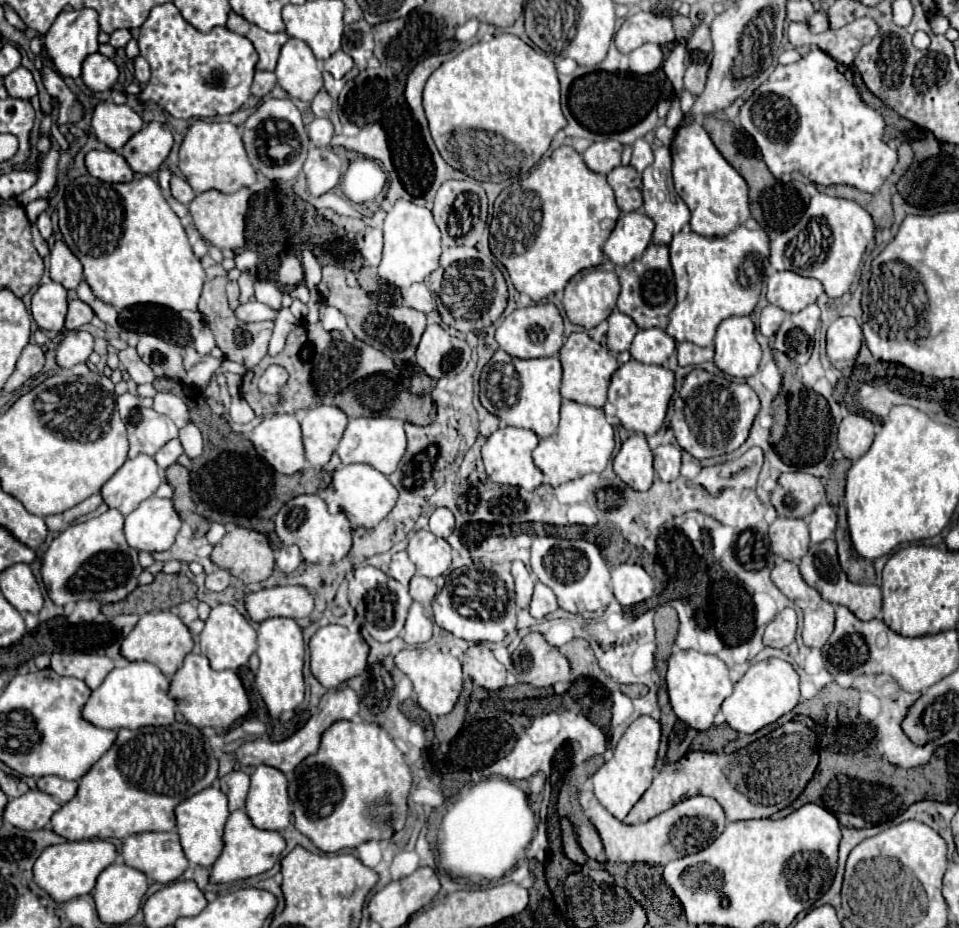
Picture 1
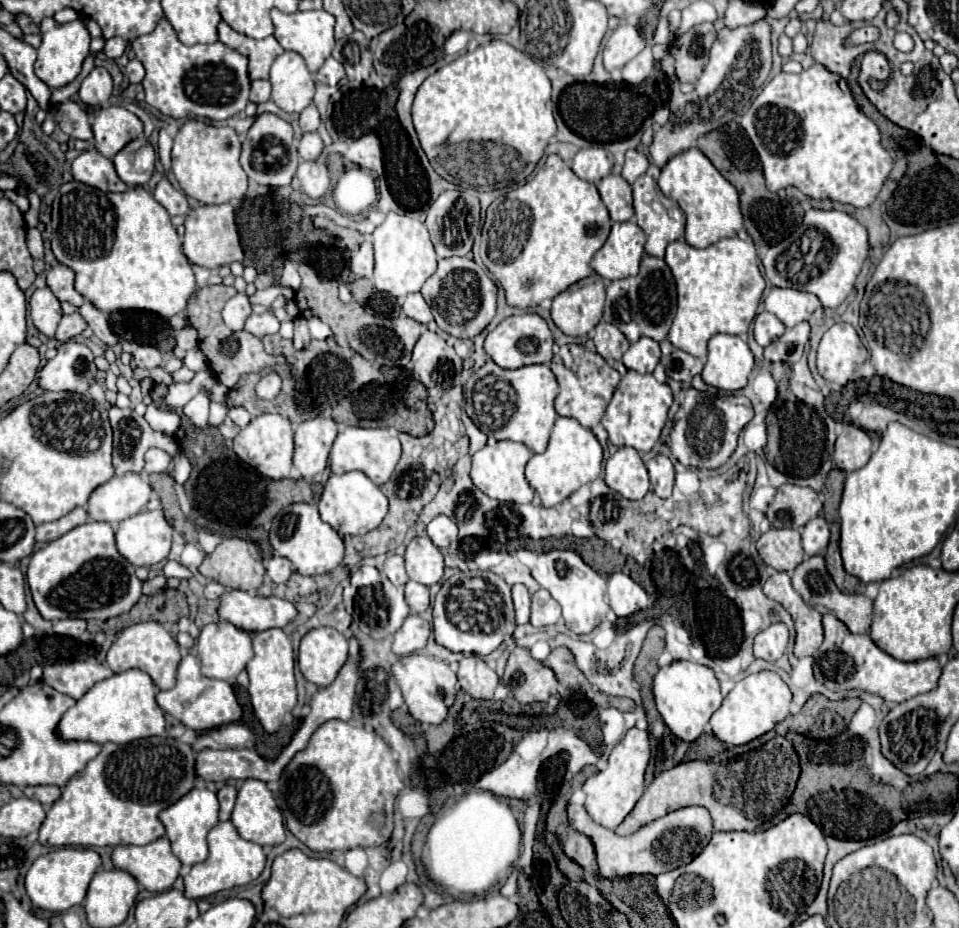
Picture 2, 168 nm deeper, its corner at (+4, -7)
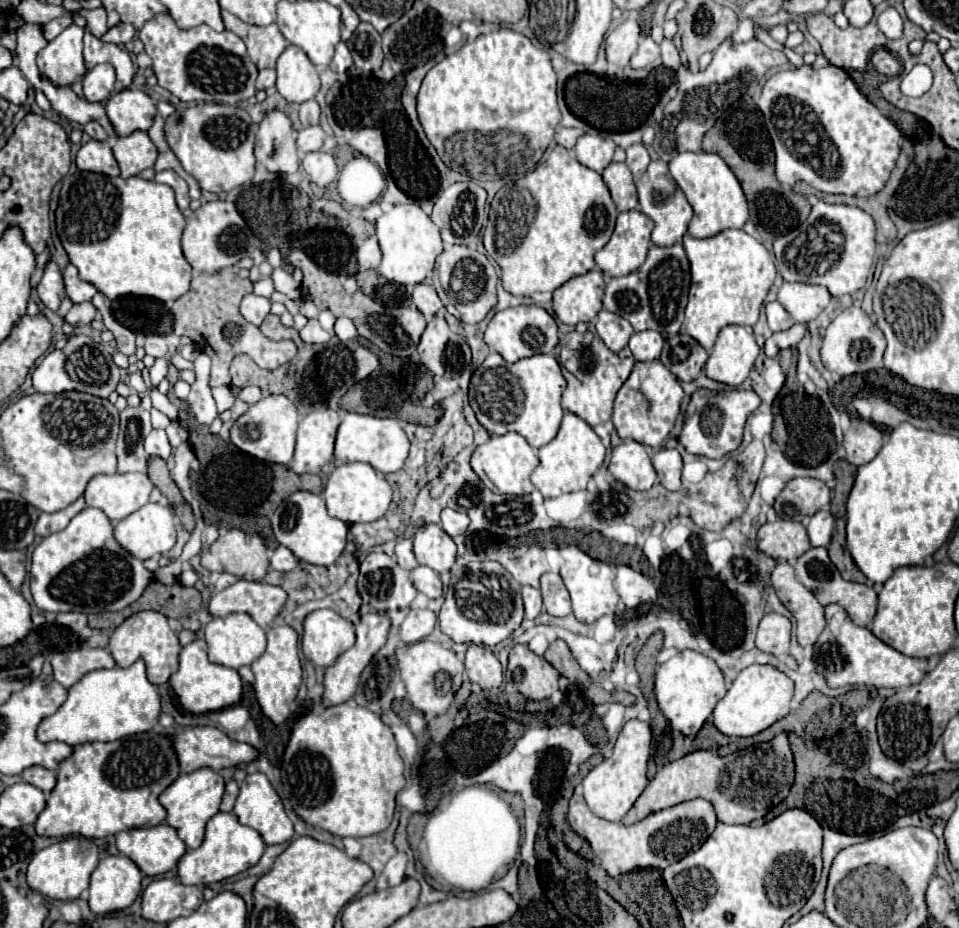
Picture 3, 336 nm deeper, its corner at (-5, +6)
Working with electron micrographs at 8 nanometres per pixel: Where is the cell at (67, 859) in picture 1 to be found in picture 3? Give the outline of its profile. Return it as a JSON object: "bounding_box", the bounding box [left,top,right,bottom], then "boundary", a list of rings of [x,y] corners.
{"bounding_box":[27,837,99,901],"boundary":[[[67,837],[61,843],[45,847],[31,859],[27,867],[27,885],[49,899],[73,901],[89,887],[89,875],[91,871],[95,871],[97,863],[99,863],[99,851],[91,839]]]}

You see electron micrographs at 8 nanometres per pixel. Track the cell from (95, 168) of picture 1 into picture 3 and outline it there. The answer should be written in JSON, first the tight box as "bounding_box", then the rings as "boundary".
{"bounding_box":[75,141,119,175],"boundary":[[[87,141],[85,145],[81,145],[81,149],[77,151],[75,163],[81,171],[119,175],[119,165],[107,141]]]}

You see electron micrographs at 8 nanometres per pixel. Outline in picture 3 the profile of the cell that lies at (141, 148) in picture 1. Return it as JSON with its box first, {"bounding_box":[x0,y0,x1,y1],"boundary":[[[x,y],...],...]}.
{"bounding_box":[111,131,157,179],"boundary":[[[135,131],[135,135],[127,137],[117,137],[111,149],[119,163],[123,179],[139,175],[143,169],[153,167],[157,161],[157,147],[149,139],[149,135],[143,135],[143,131]]]}

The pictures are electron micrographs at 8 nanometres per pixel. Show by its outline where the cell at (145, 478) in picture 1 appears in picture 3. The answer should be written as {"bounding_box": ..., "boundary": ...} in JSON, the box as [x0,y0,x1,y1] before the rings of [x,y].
{"bounding_box":[83,473,153,523],"boundary":[[[145,473],[97,475],[89,481],[83,497],[87,507],[101,509],[113,523],[149,503],[153,483]]]}

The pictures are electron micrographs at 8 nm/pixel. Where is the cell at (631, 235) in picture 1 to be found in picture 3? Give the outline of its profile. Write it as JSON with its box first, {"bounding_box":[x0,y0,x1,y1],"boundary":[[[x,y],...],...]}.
{"bounding_box":[595,209,653,277],"boundary":[[[637,209],[623,211],[617,217],[609,243],[595,253],[595,263],[607,277],[621,277],[637,271],[651,245],[653,223]]]}

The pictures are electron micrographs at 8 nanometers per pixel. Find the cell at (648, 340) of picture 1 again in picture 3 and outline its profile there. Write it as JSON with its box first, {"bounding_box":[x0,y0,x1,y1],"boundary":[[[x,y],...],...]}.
{"bounding_box":[629,331,663,361],"boundary":[[[641,331],[633,333],[629,339],[629,349],[635,361],[655,361],[663,349],[663,337],[657,331]]]}

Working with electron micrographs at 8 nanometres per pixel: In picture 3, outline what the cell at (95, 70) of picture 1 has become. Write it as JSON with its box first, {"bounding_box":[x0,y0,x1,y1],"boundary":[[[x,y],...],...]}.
{"bounding_box":[83,65,115,103],"boundary":[[[97,65],[83,77],[83,95],[89,103],[105,103],[113,93],[115,69],[111,65]]]}

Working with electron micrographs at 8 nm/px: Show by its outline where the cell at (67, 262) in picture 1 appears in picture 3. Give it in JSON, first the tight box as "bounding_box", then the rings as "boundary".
{"bounding_box":[63,265,97,303],"boundary":[[[67,265],[67,269],[63,271],[63,279],[65,279],[65,291],[67,297],[73,303],[83,303],[83,301],[91,301],[93,295],[97,293],[97,289],[91,283],[85,283],[77,277],[77,269],[73,265]]]}

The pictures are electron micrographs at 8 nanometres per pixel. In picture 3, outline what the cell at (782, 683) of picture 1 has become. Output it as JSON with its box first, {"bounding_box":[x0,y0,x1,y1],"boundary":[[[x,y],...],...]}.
{"bounding_box":[713,665,793,737],"boundary":[[[751,665],[743,669],[725,697],[713,709],[713,725],[727,737],[753,737],[789,713],[793,697],[791,679],[771,665]]]}

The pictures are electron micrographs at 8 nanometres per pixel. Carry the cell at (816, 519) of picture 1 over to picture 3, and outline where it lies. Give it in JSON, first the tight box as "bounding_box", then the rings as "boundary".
{"bounding_box":[807,509,835,547],"boundary":[[[827,509],[817,511],[807,523],[807,533],[809,533],[811,545],[813,547],[829,545],[831,535],[833,535],[833,527],[835,527],[835,517]]]}

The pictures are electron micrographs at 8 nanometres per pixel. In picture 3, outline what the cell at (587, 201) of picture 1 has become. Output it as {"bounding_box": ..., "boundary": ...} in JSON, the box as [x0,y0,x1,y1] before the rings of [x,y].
{"bounding_box":[483,145,617,297],"boundary":[[[557,145],[551,155],[527,173],[523,179],[515,181],[503,195],[501,189],[491,201],[489,221],[483,235],[483,245],[487,255],[501,267],[501,285],[507,293],[517,297],[529,297],[535,291],[555,291],[571,277],[583,275],[595,267],[593,255],[609,241],[617,219],[615,203],[607,195],[607,185],[601,175],[581,165],[573,151]]]}

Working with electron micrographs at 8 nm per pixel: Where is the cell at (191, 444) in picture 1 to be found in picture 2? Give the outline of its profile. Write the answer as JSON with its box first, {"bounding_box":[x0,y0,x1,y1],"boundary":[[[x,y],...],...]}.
{"bounding_box":[174,450,190,484],"boundary":[[[182,450],[176,452],[174,456],[174,478],[178,480],[178,484],[184,484],[184,480],[190,476],[190,460],[184,456]]]}

